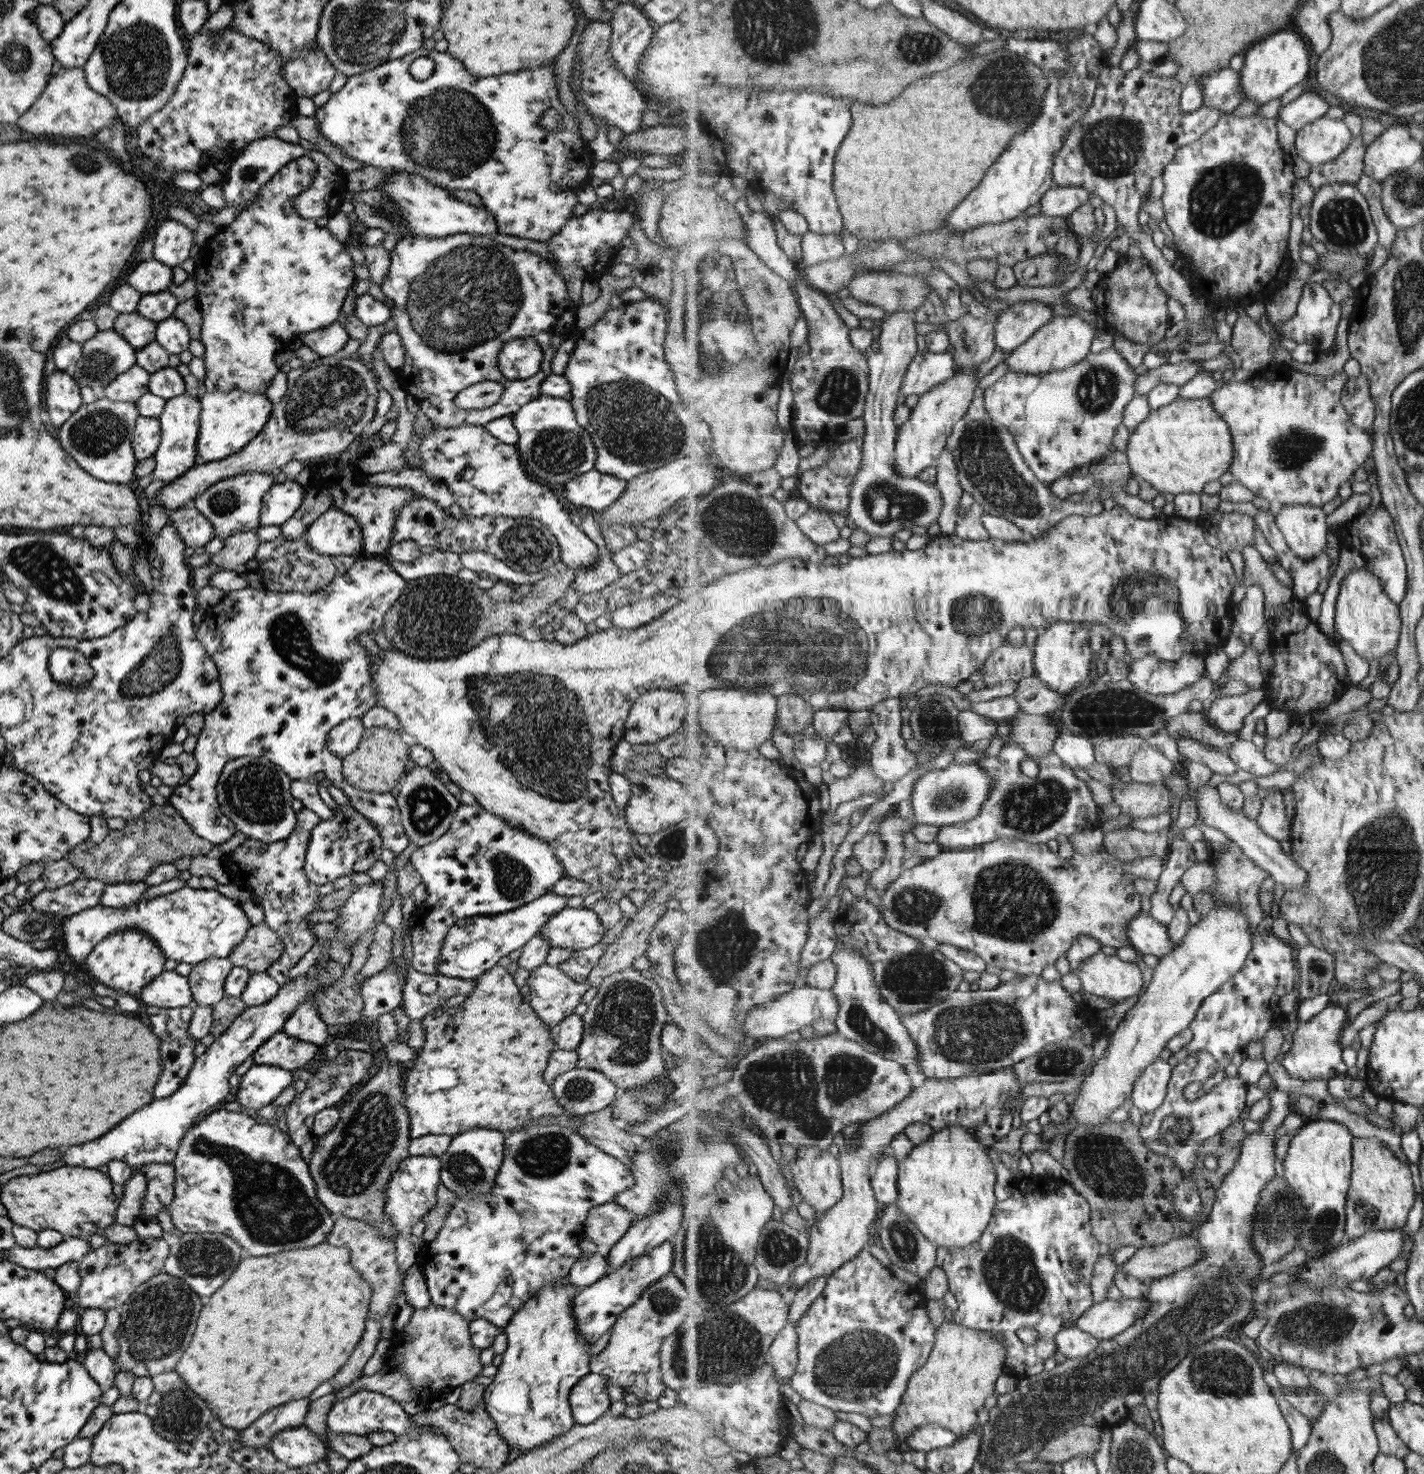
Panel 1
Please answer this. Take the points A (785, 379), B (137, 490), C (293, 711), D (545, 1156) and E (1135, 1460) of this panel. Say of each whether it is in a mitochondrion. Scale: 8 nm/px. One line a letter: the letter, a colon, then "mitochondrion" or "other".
A: other
B: other
C: other
D: mitochondrion
E: mitochondrion

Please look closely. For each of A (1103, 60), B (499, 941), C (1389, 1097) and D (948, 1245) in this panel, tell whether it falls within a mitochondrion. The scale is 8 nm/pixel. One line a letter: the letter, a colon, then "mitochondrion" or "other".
A: other
B: other
C: other
D: other

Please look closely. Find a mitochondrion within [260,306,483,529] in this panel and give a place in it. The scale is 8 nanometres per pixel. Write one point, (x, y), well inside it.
(330, 401)

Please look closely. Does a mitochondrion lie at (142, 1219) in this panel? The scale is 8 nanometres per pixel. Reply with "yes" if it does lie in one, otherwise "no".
no

